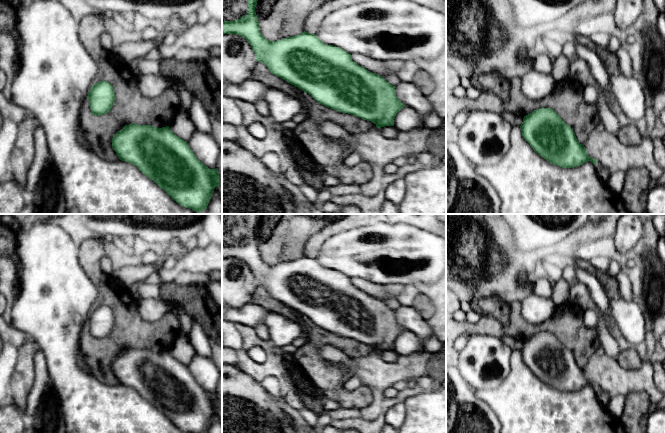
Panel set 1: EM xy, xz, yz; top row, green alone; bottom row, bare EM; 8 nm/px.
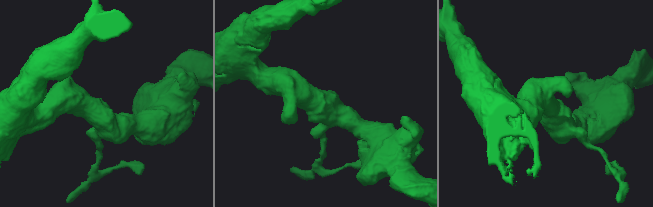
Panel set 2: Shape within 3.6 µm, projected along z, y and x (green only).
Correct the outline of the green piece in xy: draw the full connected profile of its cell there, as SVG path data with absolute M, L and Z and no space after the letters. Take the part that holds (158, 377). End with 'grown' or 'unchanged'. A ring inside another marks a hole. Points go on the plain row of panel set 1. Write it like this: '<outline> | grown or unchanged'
M125 349L113 360L112 372L120 384L135 389L183 431L206 433L215 411L219 411L218 392L205 390L197 383L187 365L177 361L169 350Z | unchanged

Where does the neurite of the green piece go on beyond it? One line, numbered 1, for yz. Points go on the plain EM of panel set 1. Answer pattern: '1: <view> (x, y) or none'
1: none

